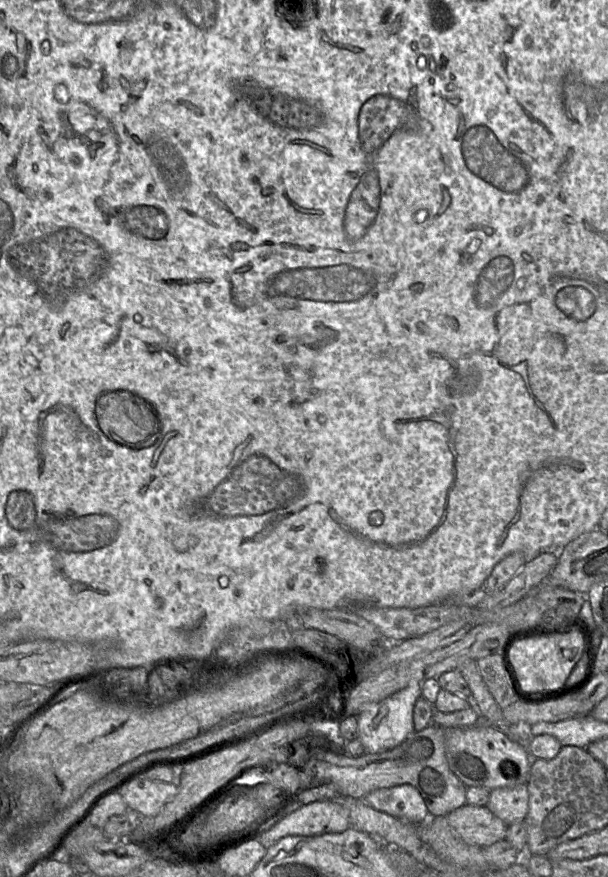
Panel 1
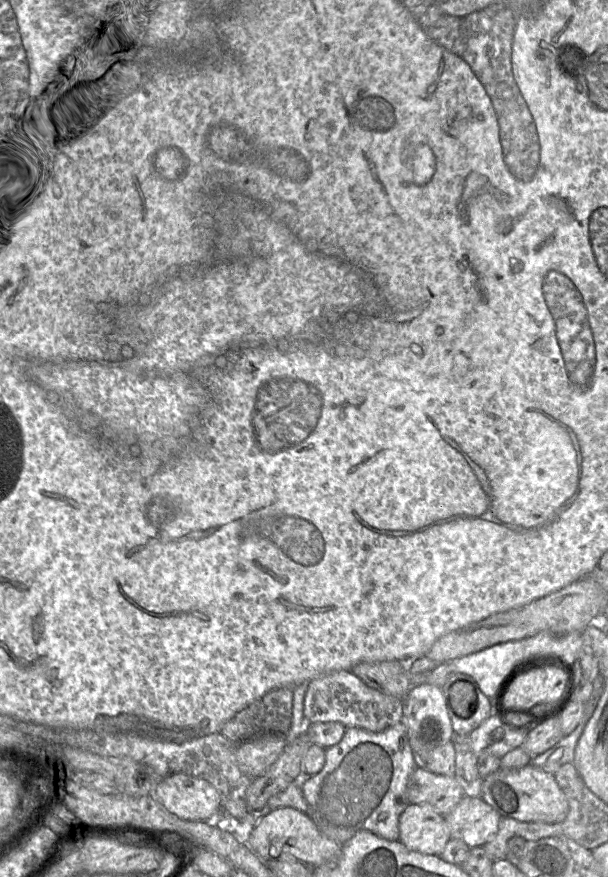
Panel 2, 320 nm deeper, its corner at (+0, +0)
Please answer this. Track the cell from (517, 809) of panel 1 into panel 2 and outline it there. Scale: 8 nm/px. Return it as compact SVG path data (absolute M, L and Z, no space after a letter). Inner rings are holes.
M464 796L455 808L444 815L445 821L450 829L452 839L460 839L470 848L483 846L491 840L499 828L501 815L481 797Z

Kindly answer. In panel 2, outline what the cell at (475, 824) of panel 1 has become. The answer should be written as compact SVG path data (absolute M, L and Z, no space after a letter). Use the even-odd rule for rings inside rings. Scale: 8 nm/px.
M409 804L399 817L399 841L409 850L440 855L451 839L443 815L428 804Z

